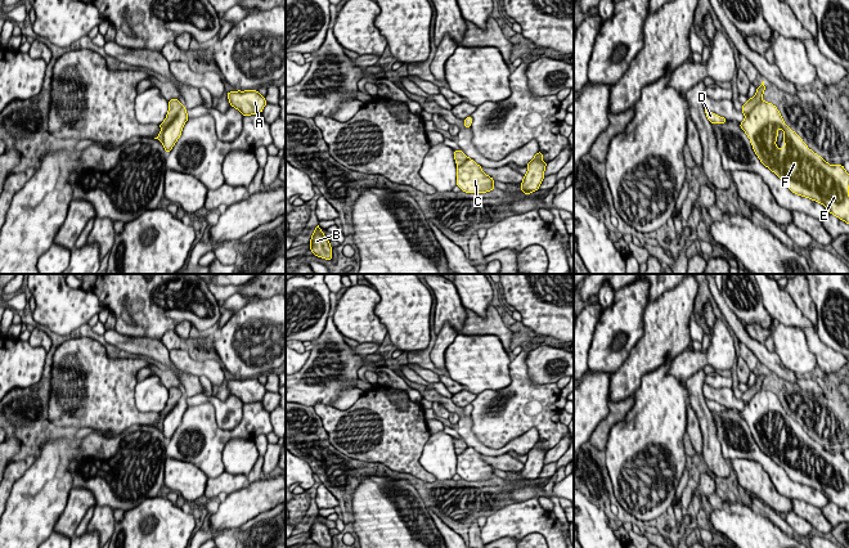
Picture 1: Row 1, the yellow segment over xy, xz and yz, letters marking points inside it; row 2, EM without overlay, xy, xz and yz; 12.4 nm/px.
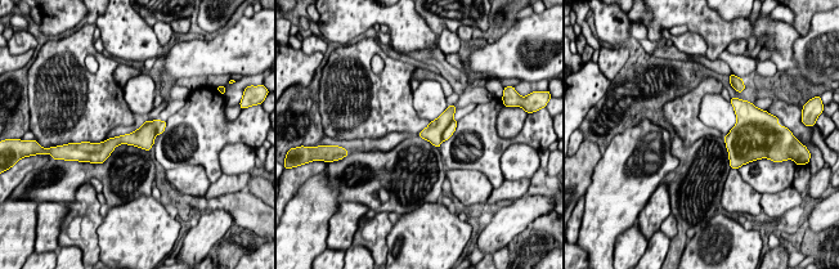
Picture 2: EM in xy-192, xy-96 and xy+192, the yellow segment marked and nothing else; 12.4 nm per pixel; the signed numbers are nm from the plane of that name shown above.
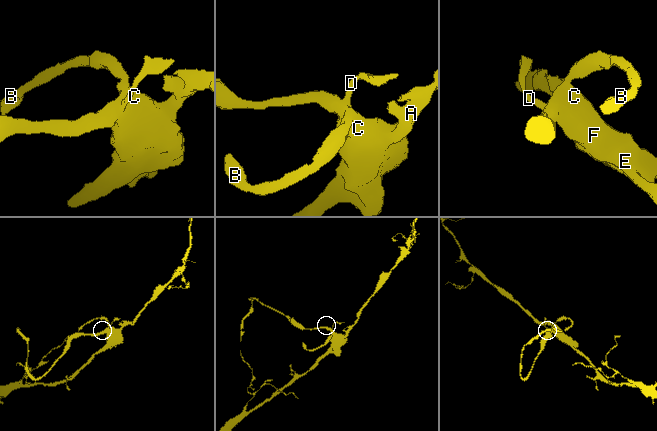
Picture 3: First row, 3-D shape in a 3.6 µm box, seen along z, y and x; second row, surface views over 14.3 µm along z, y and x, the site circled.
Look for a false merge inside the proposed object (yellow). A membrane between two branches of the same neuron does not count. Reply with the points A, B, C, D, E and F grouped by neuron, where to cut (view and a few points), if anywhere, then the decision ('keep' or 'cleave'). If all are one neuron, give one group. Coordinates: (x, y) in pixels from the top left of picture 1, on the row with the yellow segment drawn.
A C D E F / B; cut in xy along (183, 107), (165, 129), (161, 140); cleave

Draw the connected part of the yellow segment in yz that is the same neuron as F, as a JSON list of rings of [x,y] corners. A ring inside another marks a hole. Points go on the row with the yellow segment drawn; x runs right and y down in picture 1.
[[[762,100],[745,117],[740,127],[749,136],[760,162],[774,172],[790,192],[822,203],[830,214],[849,224],[849,174],[843,165],[831,166],[810,151],[803,139],[785,123],[776,105]],[[778,129],[782,129],[785,135],[782,149],[776,145]]]

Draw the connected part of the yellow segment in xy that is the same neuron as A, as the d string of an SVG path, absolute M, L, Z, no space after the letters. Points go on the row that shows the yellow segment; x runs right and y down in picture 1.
M257 90L230 91L226 93L230 107L237 108L243 116L261 113L266 105L265 96Z

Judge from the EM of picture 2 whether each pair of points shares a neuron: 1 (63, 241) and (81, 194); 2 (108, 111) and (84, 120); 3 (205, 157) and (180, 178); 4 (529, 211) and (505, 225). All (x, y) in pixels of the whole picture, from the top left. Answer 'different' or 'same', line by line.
1: same
2: same
3: different
4: same

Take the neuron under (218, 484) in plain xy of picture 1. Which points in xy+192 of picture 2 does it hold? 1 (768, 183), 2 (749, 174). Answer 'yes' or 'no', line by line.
1: no
2: no

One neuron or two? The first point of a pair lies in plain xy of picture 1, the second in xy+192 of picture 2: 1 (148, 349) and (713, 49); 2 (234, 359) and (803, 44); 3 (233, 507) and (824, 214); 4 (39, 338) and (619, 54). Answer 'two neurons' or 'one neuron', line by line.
1: two neurons
2: one neuron
3: one neuron
4: one neuron

